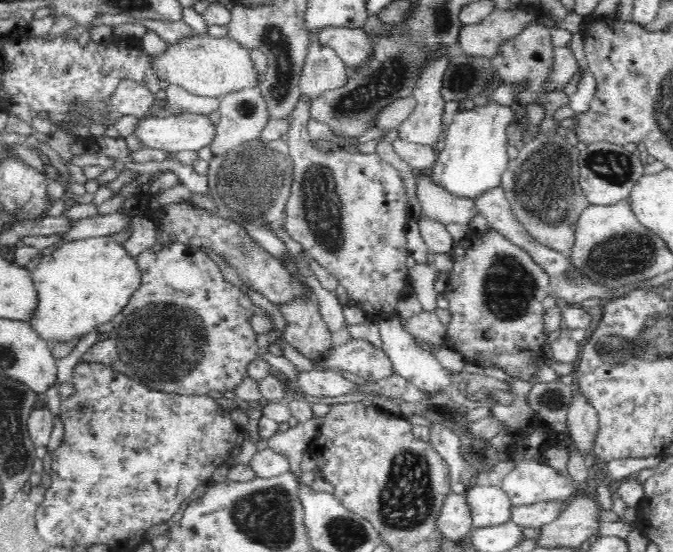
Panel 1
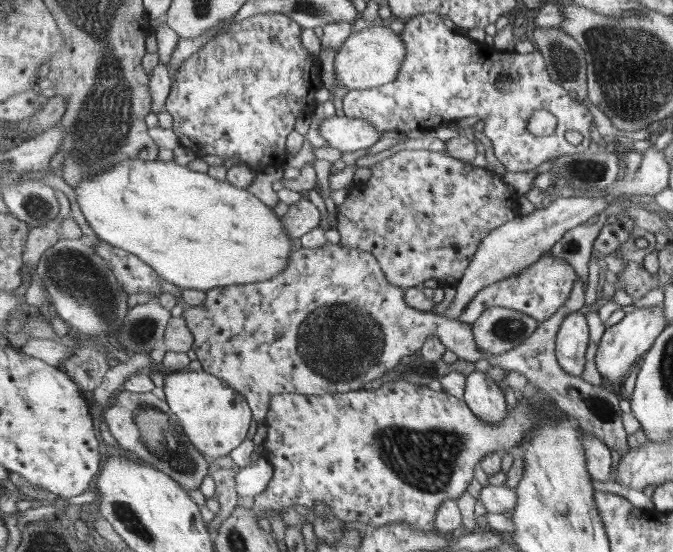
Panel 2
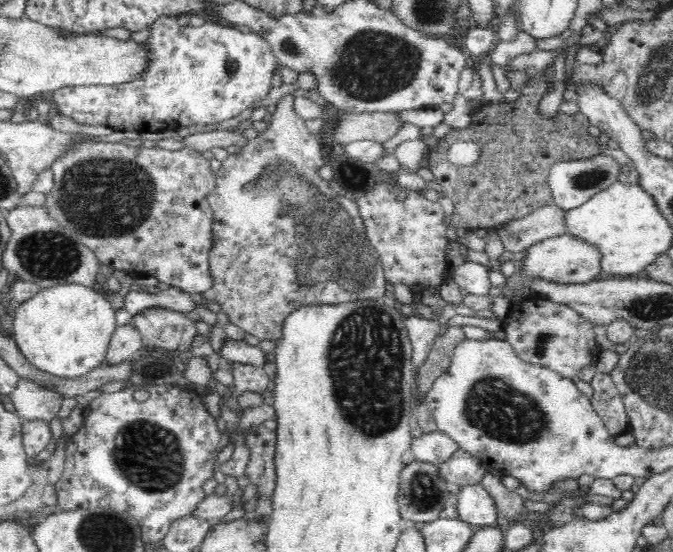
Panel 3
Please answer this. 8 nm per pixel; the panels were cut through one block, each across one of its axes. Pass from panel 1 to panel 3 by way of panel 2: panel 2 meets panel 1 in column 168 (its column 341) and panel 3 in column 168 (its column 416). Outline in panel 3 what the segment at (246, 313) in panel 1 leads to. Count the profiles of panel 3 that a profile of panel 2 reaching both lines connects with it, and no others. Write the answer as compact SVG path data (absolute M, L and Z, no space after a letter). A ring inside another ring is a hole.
M162 307L142 309L132 315L130 323L138 331L146 348L153 346L153 348L170 350L170 352L190 352L194 346L194 338L198 336L196 323L187 319L186 314Z

